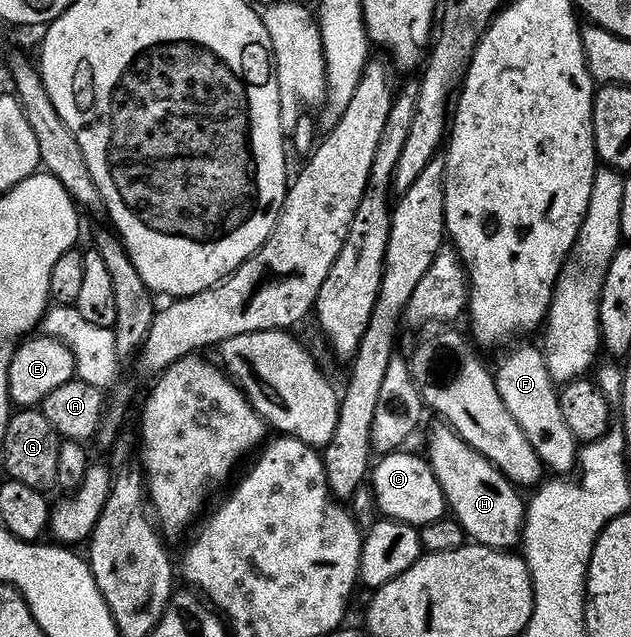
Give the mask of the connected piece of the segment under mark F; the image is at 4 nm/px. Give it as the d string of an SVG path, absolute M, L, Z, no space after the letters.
M518 346L510 350L498 362L498 370L493 371L494 383L504 400L504 408L512 412L512 420L520 424L520 432L528 436L528 444L536 448L543 467L558 476L566 476L575 469L580 443L572 428L564 421L564 412L560 412L556 384L548 376L546 361L541 349L534 346Z

